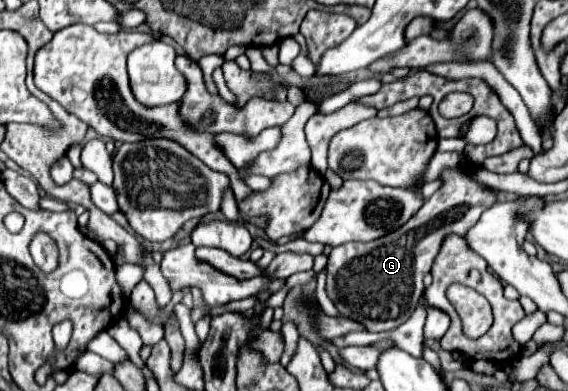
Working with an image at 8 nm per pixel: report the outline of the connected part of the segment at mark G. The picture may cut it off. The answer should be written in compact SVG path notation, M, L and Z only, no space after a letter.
M468 161L462 167L460 165L446 167L440 173L440 181L442 181L440 189L420 207L420 211L404 227L400 227L398 231L392 231L390 235L376 239L376 241L368 241L368 243L350 241L350 243L344 243L344 245L338 245L332 249L332 253L328 257L326 293L334 301L334 305L340 313L344 313L350 319L356 319L368 331L390 331L410 319L410 315L418 307L418 299L424 293L422 279L426 273L430 273L444 239L450 233L466 235L468 229L474 227L474 223L478 223L480 215L488 207L492 207L498 199L498 193L494 189L488 189L480 181L476 183L476 171L478 171L478 165L472 165Z

